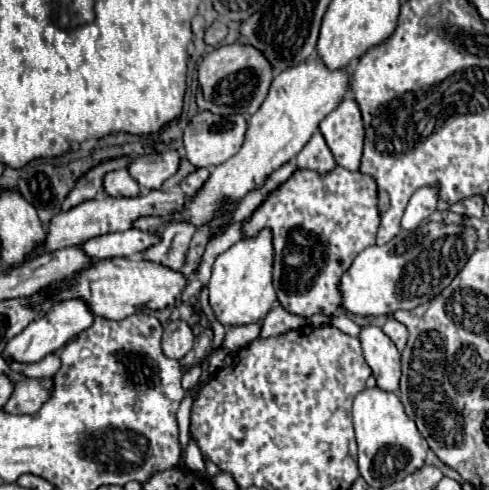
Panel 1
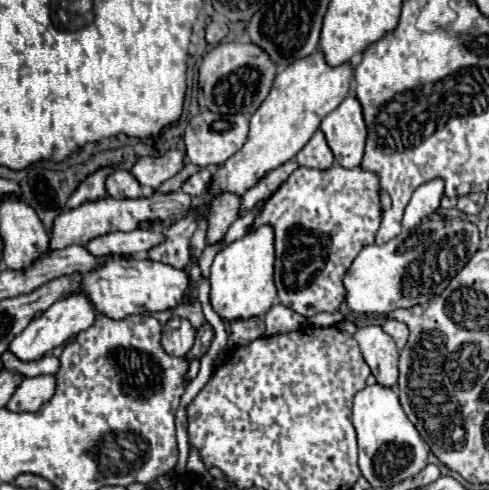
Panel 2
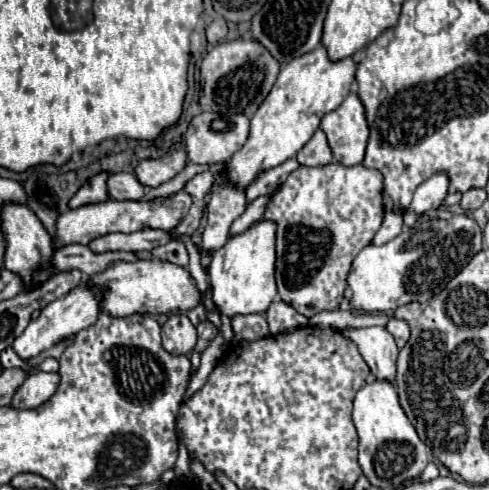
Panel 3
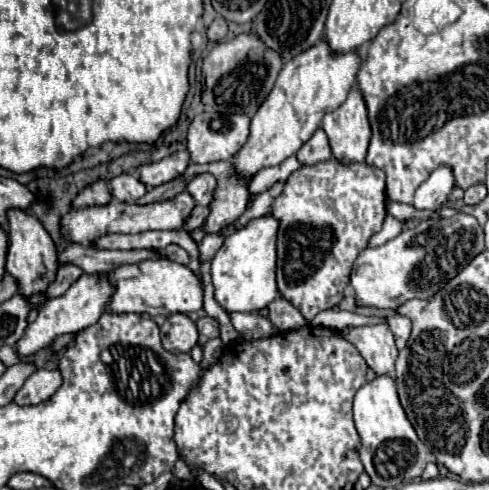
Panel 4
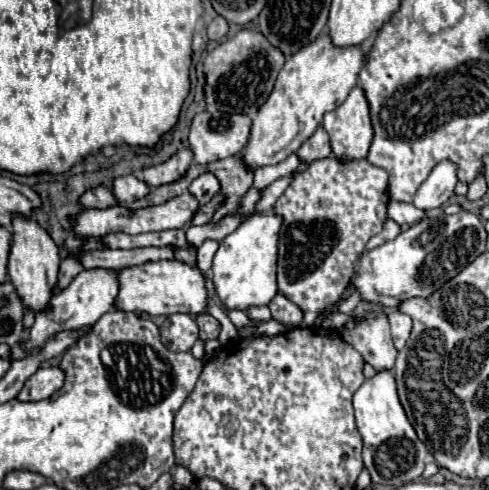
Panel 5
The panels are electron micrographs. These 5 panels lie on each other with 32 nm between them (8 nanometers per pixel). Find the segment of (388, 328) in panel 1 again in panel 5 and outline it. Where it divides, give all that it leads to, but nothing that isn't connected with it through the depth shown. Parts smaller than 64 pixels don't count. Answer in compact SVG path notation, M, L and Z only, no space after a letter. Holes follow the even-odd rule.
M392 310L390 312L390 326L392 326L392 338L394 338L394 346L396 346L396 350L400 350L404 344L406 344L406 340L408 340L408 336L410 336L410 328L412 328L412 320L410 320L410 316L406 316L406 314L402 314L400 310Z

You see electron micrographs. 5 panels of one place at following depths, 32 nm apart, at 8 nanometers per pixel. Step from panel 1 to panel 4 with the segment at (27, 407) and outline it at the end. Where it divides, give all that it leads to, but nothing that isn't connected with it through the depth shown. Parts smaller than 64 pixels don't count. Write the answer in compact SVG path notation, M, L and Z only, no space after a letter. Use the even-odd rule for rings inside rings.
M38 368L20 388L14 402L16 404L40 404L48 400L62 384L62 374L58 370Z

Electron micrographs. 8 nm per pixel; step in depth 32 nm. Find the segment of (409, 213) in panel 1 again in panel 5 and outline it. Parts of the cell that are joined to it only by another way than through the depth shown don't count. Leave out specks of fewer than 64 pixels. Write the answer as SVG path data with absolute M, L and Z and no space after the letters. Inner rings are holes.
M442 160L430 172L426 182L418 188L414 196L414 206L420 210L434 210L444 206L454 196L454 186L458 184L458 166L450 160Z

